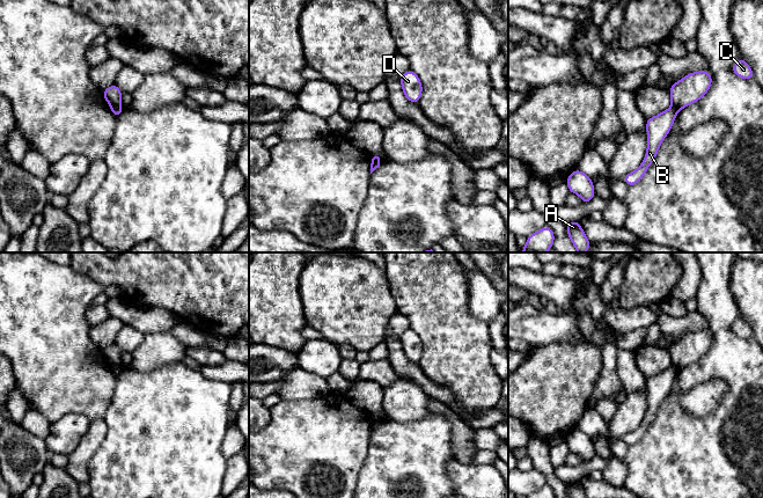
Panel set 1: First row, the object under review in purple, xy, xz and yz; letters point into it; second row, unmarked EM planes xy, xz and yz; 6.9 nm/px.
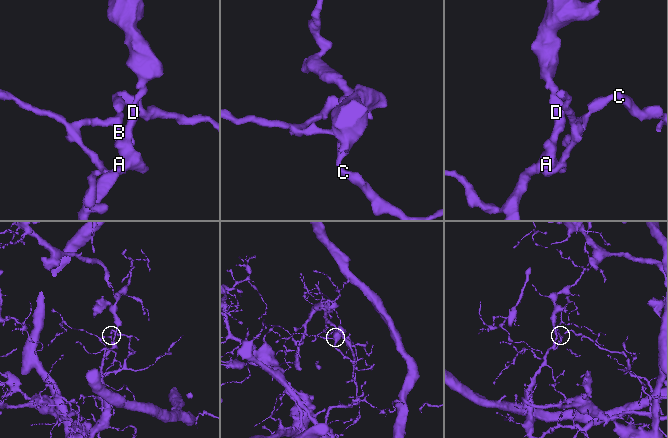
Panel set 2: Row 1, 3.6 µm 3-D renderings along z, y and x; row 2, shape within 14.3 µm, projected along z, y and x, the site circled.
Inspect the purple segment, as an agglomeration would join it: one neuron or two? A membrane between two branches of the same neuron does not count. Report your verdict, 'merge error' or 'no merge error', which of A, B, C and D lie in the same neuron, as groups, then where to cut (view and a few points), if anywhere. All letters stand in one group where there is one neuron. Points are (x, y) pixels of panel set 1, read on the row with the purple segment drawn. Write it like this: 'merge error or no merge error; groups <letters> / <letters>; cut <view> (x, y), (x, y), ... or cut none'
merge error; groups A B D / C; cut xy (111, 105), (120, 107)

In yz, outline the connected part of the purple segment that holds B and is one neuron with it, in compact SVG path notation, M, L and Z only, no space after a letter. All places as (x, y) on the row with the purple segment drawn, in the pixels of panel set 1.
M670 107L661 113L646 119L647 131L647 151L641 164L634 170L623 177L623 182L629 185L636 185L641 181L645 173L655 160L659 147L670 132L678 110Z

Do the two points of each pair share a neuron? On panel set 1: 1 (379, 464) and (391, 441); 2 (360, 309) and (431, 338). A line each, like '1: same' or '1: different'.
1: same
2: different

